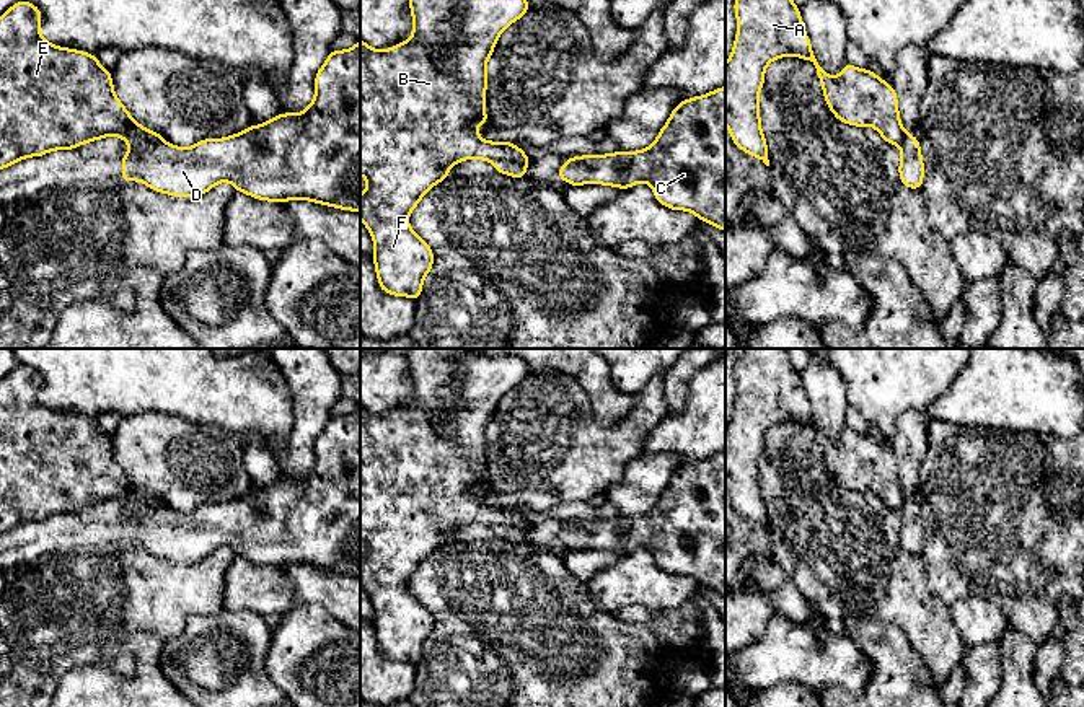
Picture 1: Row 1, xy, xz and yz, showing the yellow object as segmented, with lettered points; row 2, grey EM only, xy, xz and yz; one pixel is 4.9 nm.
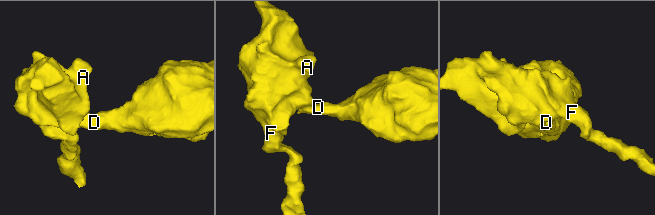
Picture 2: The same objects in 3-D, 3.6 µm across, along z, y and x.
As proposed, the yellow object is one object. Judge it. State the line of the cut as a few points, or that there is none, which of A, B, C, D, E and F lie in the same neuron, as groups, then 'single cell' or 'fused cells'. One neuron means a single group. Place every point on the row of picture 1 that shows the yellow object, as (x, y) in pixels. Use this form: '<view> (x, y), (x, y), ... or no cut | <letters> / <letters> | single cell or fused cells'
xz (528, 160), (494, 163) | A B E F / C D | fused cells

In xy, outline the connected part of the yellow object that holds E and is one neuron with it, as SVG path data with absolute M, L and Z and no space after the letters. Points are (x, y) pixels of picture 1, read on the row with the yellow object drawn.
M26 0L16 2L0 16L0 169L29 156L42 156L52 150L72 150L109 135L117 135L129 145L139 138L163 140L158 132L132 119L114 94L111 72L99 65L96 55L47 42L39 34L41 21L41 10Z

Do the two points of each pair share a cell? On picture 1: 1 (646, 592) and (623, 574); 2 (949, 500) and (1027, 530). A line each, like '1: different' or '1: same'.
1: same
2: same

